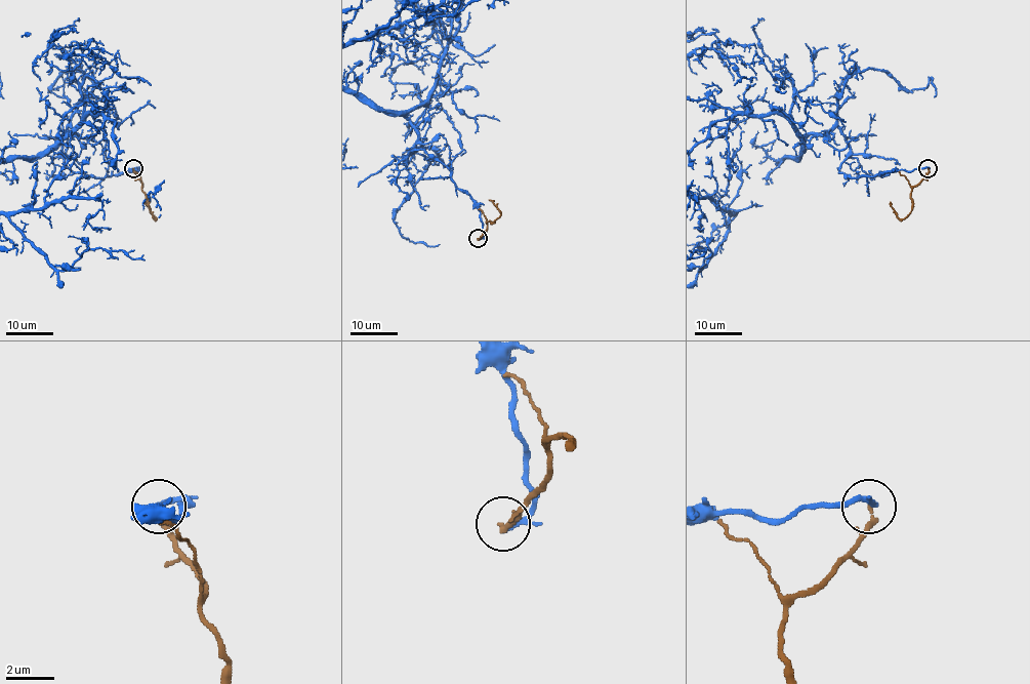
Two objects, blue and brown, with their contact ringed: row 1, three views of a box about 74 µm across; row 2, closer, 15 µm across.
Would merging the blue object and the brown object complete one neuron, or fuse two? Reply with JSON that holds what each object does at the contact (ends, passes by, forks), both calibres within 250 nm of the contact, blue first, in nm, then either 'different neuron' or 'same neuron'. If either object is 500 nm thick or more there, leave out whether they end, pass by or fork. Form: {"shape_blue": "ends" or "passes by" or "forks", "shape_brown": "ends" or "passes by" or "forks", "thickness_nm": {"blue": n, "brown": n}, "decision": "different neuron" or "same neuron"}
{"shape_blue": "ends", "shape_brown": "ends", "thickness_nm": {"blue": 240, "brown": 200}, "decision": "different neuron"}

